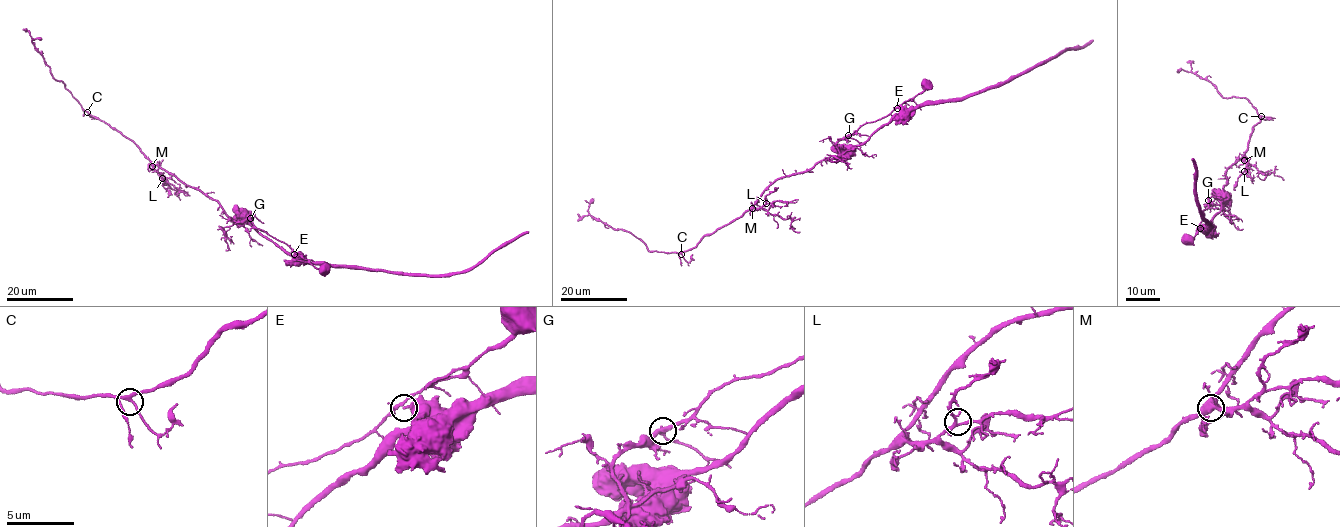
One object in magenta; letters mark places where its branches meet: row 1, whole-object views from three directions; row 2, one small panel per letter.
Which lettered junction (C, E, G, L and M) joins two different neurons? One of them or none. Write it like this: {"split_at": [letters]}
{"split_at": ["E"]}

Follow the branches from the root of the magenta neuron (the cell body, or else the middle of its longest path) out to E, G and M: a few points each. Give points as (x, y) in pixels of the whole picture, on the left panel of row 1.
E: (236, 219), (241, 219), (294, 256), (293, 253)
G: (236, 219), (233, 223), (250, 218)
M: (236, 219), (199, 190), (154, 164), (152, 166)

